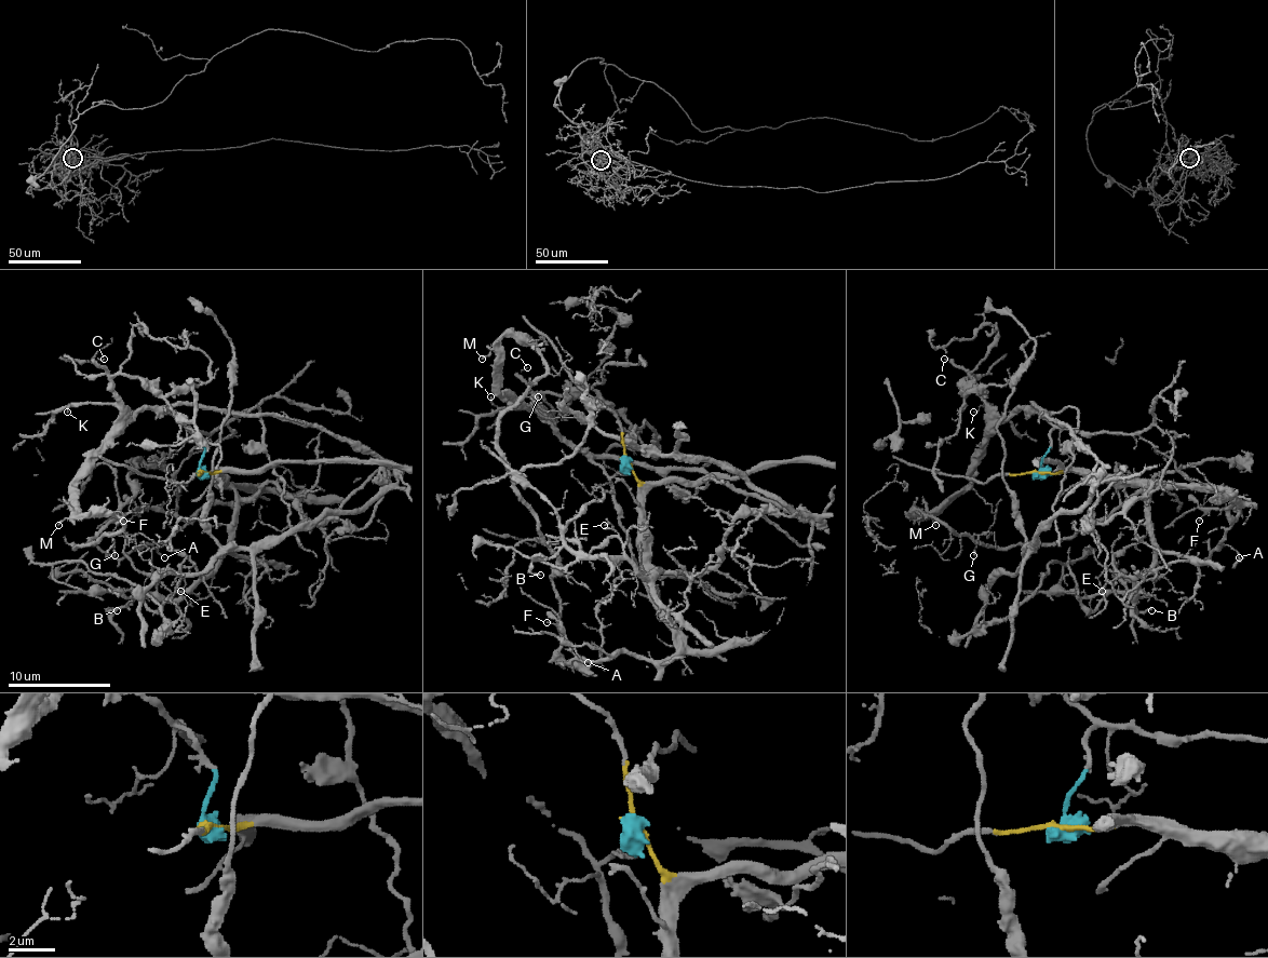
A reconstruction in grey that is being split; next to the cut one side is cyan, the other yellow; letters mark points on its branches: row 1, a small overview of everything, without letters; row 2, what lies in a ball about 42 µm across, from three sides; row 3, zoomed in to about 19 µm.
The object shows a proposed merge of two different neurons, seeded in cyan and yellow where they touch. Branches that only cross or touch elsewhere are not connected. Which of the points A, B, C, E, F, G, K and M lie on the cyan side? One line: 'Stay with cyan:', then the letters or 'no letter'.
Stay with cyan: C, G, K, M

